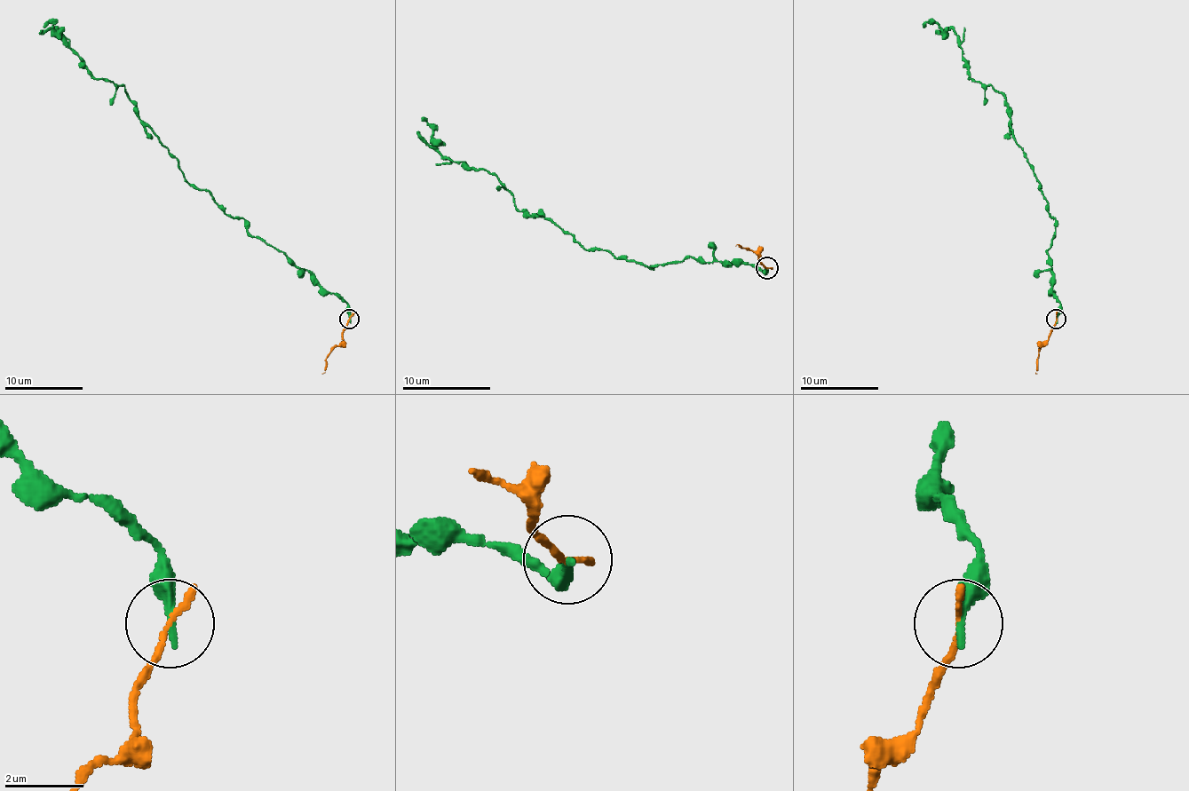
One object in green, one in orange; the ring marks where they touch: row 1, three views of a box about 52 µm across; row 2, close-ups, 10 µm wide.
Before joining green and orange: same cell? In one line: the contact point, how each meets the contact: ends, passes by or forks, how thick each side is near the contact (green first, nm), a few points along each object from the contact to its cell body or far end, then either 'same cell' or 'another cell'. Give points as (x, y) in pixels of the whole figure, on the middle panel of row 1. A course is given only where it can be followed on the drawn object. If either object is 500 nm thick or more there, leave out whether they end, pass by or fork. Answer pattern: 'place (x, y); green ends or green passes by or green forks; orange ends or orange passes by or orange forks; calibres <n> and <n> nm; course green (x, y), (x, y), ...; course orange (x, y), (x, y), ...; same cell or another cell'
place (766, 267); green ends; orange ends; calibres 280 and 180 nm; course green (767, 268), (692, 257), (647, 266), (588, 250), (555, 222), (519, 210), (495, 175), (447, 160), (422, 118); course orange (767, 268), (747, 249), (736, 244); another cell

